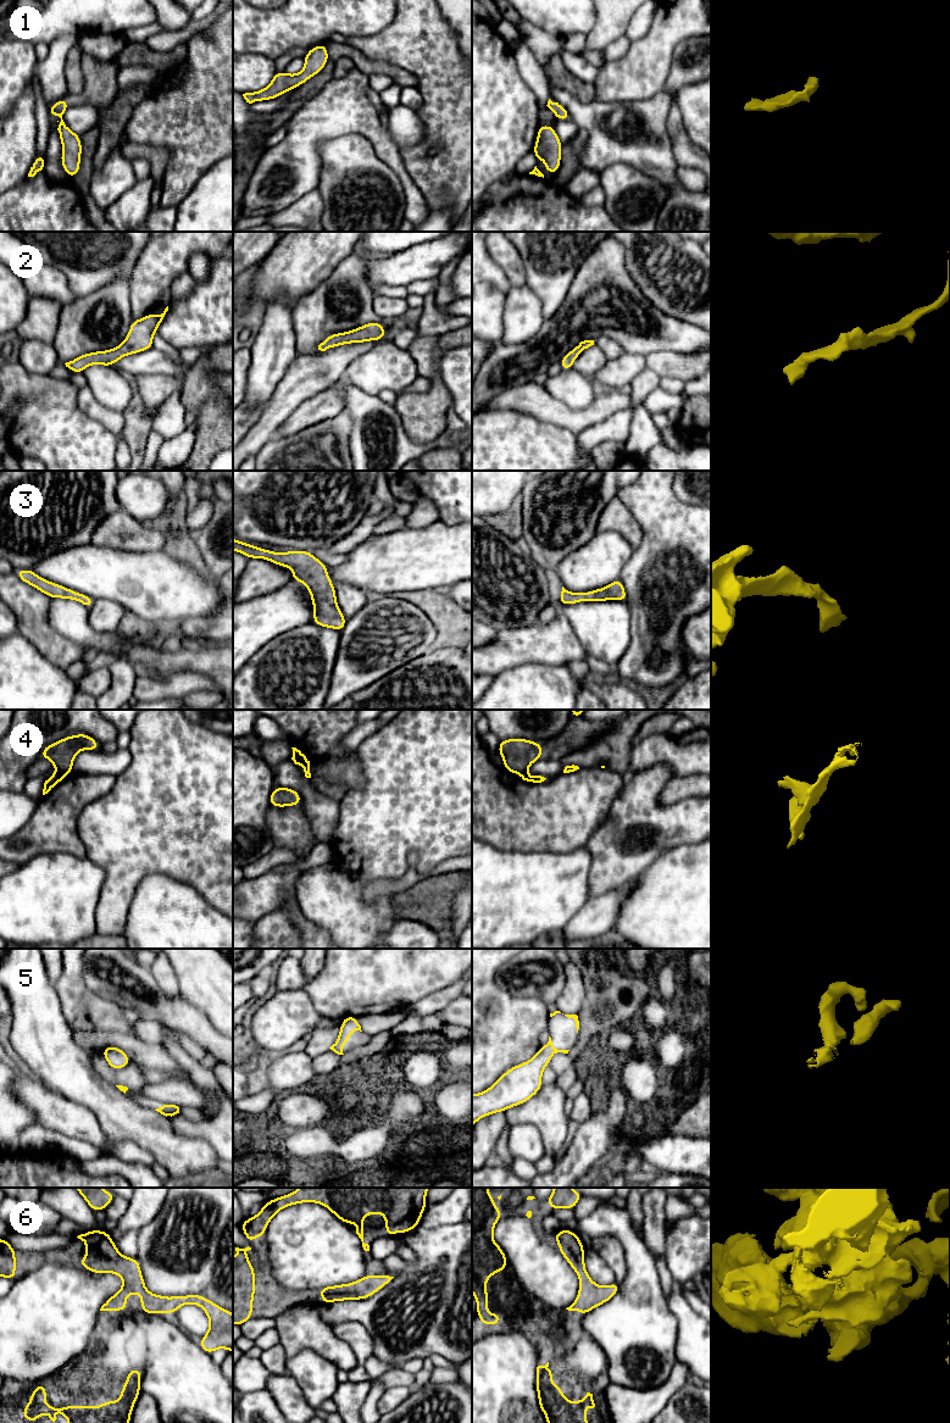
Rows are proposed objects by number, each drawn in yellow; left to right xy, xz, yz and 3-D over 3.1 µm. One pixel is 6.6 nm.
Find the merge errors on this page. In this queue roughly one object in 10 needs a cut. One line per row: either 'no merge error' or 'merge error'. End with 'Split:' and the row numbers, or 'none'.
1: no merge error
2: no merge error
3: no merge error
4: merge error
5: no merge error
6: no merge error
Split: 4

